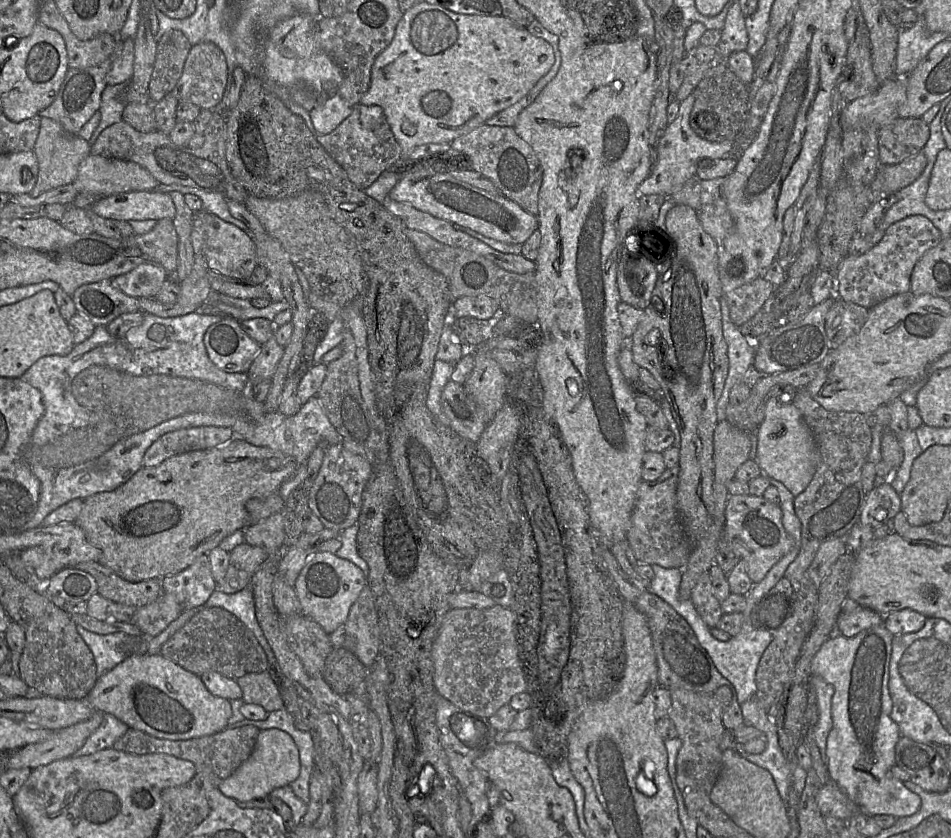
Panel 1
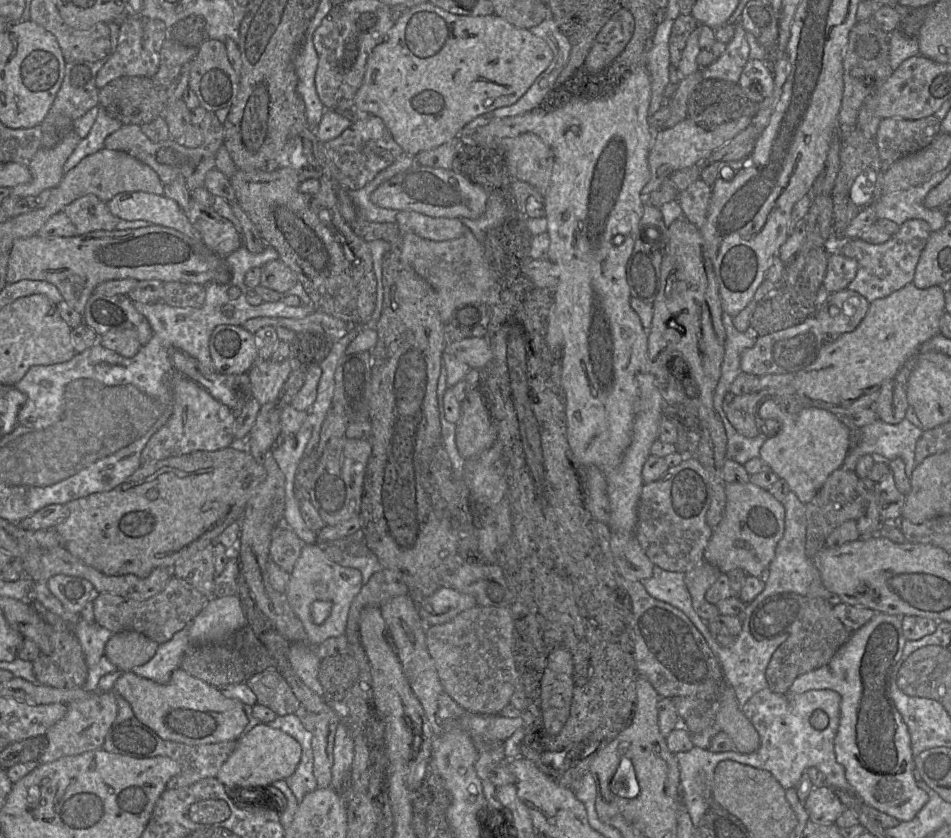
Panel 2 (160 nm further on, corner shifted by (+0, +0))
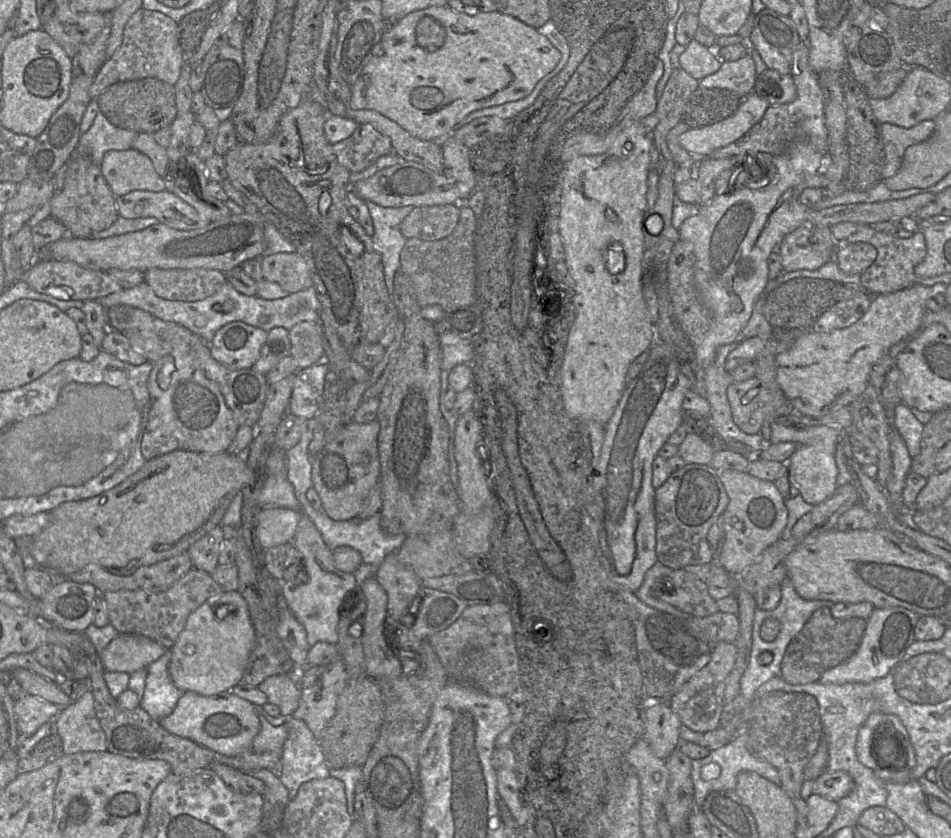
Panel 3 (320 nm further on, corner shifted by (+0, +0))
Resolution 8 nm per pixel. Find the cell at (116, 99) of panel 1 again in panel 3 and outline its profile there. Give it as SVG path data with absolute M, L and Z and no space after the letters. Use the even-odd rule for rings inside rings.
M100 111L91 128L81 134L74 155L88 155L95 164L101 165L106 152L131 149L137 134L112 124Z

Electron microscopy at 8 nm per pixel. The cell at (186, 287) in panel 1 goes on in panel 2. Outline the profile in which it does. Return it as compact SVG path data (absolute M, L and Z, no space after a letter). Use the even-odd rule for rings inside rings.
M123 192L114 196L107 206L110 212L126 221L144 220L152 225L173 228L195 241L203 242L176 201L163 195L147 192Z

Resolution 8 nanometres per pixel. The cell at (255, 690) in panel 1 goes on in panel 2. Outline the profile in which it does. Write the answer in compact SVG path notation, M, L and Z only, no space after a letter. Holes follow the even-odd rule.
M277 668L250 677L246 685L257 697L257 704L270 708L277 716L299 714L302 706Z

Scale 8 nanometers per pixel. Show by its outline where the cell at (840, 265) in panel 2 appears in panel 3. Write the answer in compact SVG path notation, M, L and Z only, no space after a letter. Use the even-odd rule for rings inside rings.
M865 242L838 244L834 260L839 268L849 275L860 275L876 259L876 248Z

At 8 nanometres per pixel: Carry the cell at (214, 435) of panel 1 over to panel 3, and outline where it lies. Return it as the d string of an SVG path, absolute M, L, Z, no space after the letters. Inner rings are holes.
M147 330L121 333L152 364L148 380L149 416L141 439L144 459L150 460L175 450L227 451L239 425L226 406L218 385L207 378L190 345L183 340L166 341Z

